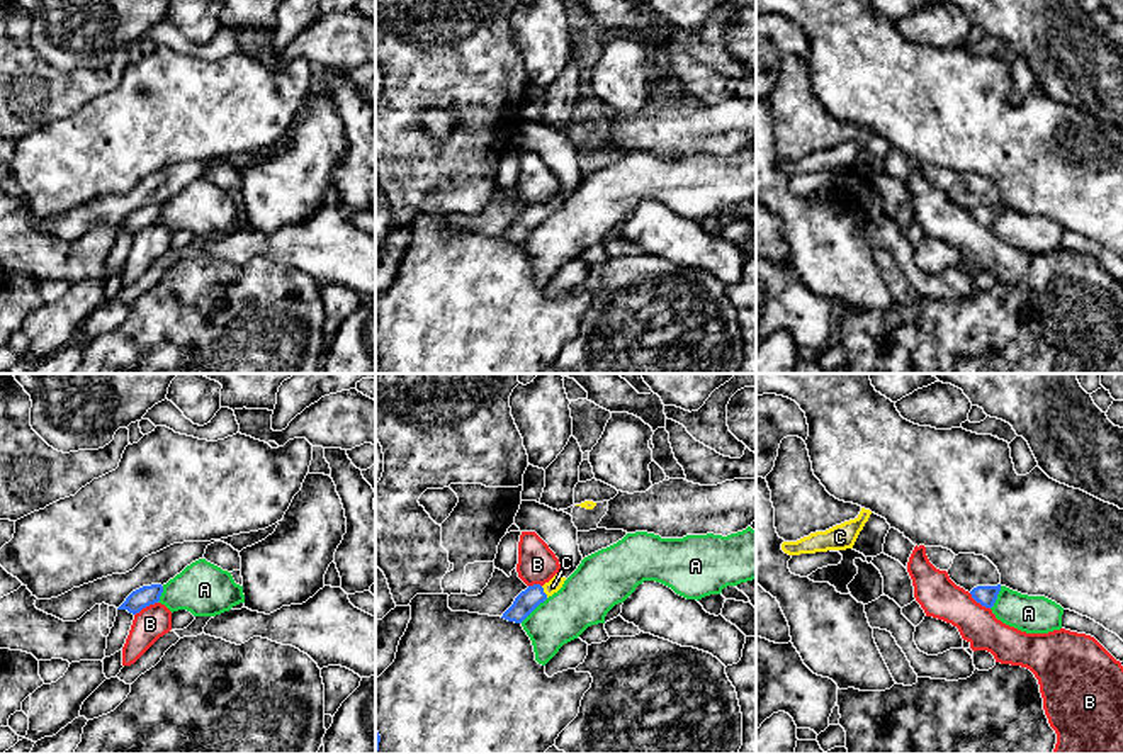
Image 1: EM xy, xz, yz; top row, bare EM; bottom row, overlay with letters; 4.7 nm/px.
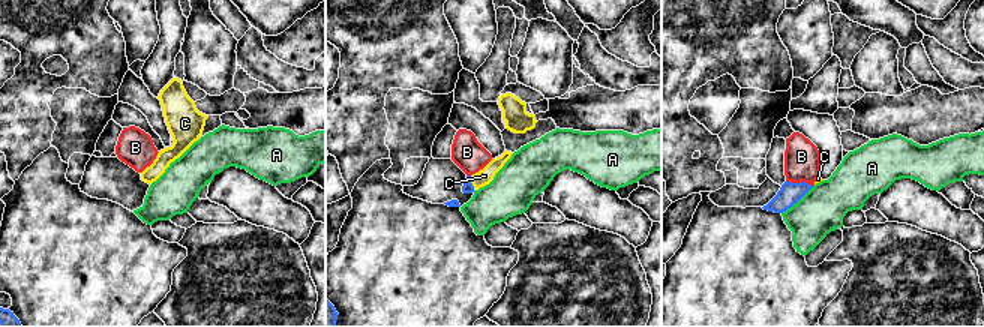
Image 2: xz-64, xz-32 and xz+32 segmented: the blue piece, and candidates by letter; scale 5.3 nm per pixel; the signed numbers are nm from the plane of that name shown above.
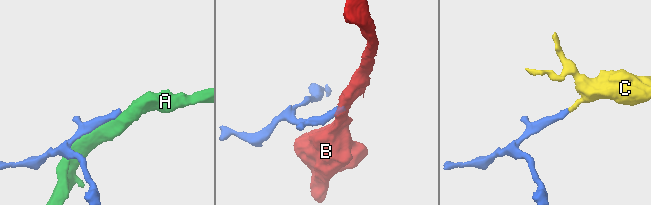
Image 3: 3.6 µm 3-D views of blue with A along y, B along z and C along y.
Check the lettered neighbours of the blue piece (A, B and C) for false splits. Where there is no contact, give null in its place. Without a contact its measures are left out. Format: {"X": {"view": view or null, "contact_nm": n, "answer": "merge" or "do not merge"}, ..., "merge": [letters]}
{"A": {"view": "xz", "contact_nm": 180, "answer": "do not merge"}, "B": {"view": "xy", "contact_nm": 130, "answer": "do not merge"}, "C": {"view": "xz", "contact_nm": 70, "answer": "merge"}, "merge": ["C"]}

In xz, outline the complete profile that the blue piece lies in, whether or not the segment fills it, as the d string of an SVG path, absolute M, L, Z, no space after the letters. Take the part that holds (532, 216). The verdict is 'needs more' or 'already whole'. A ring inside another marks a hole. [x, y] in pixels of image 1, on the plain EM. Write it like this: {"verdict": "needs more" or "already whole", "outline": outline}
{"verdict": "needs more", "outline": "M556 194L544 205L528 205L515 217L513 224L503 233L501 238L522 243L540 222L544 222L549 216L557 212L562 207L564 200L566 197Z"}

